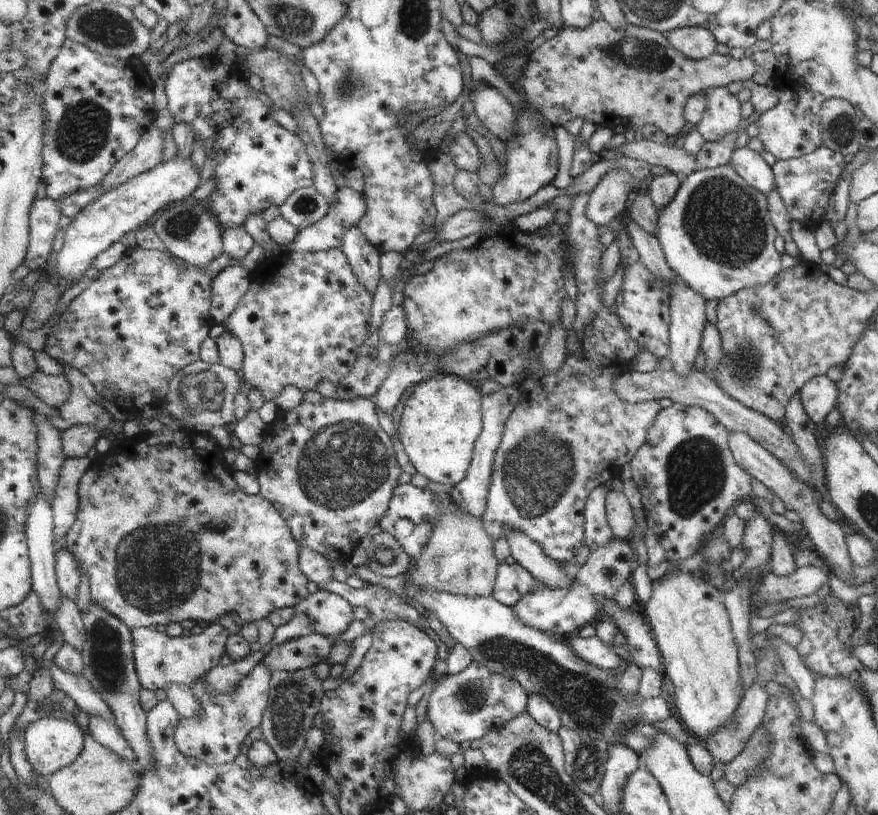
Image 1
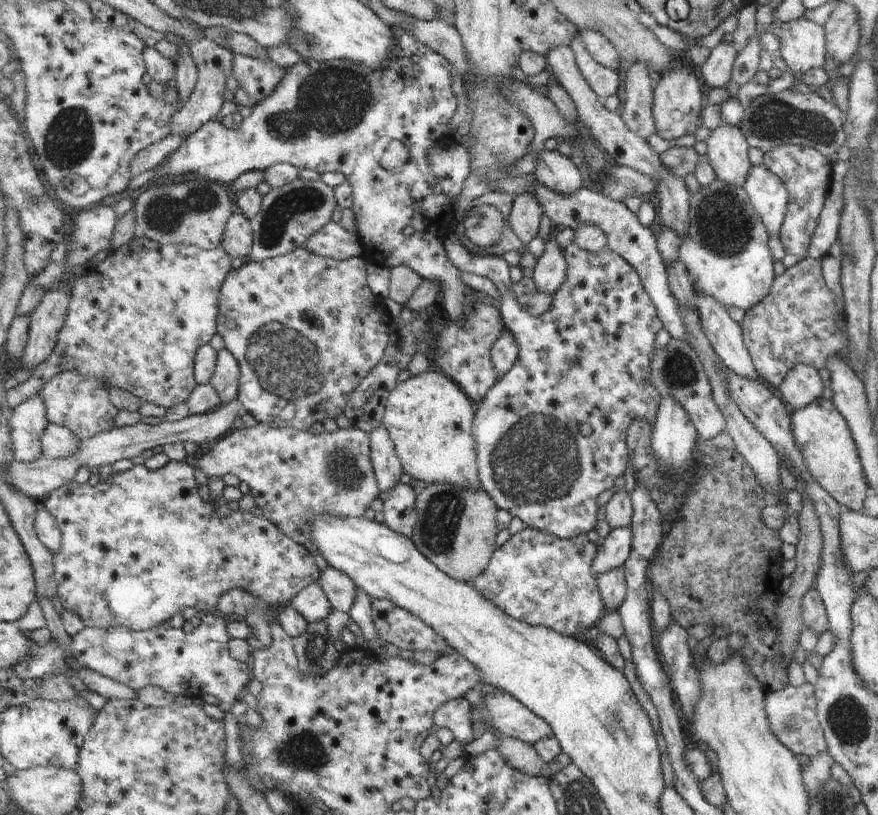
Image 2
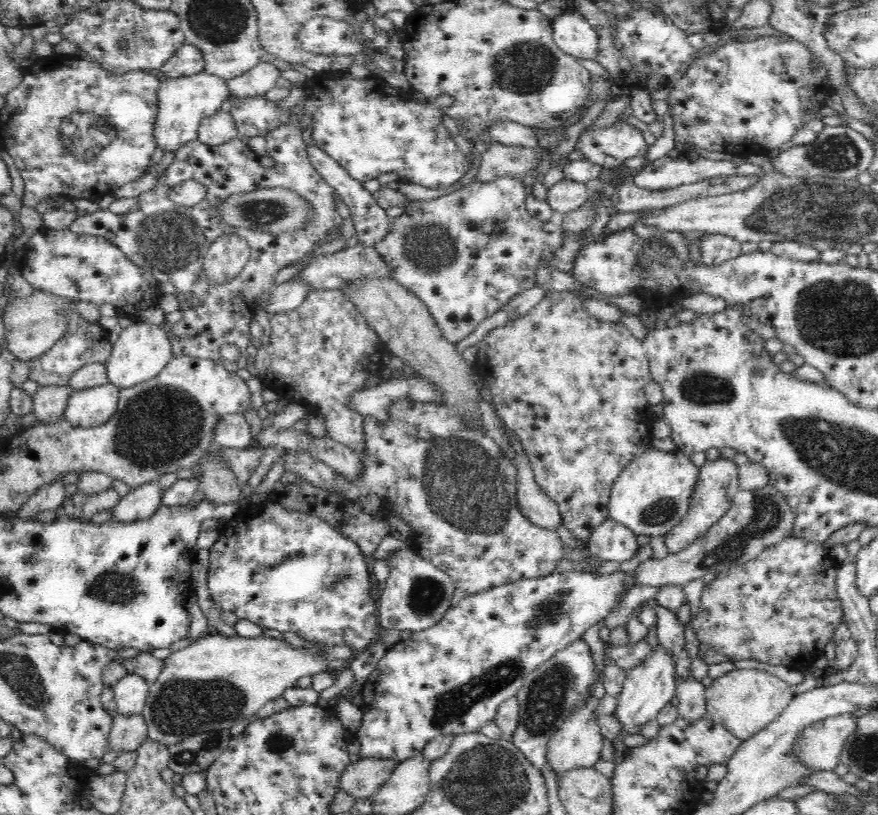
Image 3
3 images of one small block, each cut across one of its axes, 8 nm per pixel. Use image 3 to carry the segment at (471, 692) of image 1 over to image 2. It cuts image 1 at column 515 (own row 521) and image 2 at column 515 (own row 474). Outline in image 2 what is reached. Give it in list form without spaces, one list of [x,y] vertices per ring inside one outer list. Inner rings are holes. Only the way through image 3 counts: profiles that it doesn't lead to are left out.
[[[495,692],[484,696],[485,710],[473,707],[479,712],[491,730],[500,730],[505,736],[523,740],[535,745],[543,738],[555,738],[555,732],[547,720],[524,706],[517,698],[507,692]]]

